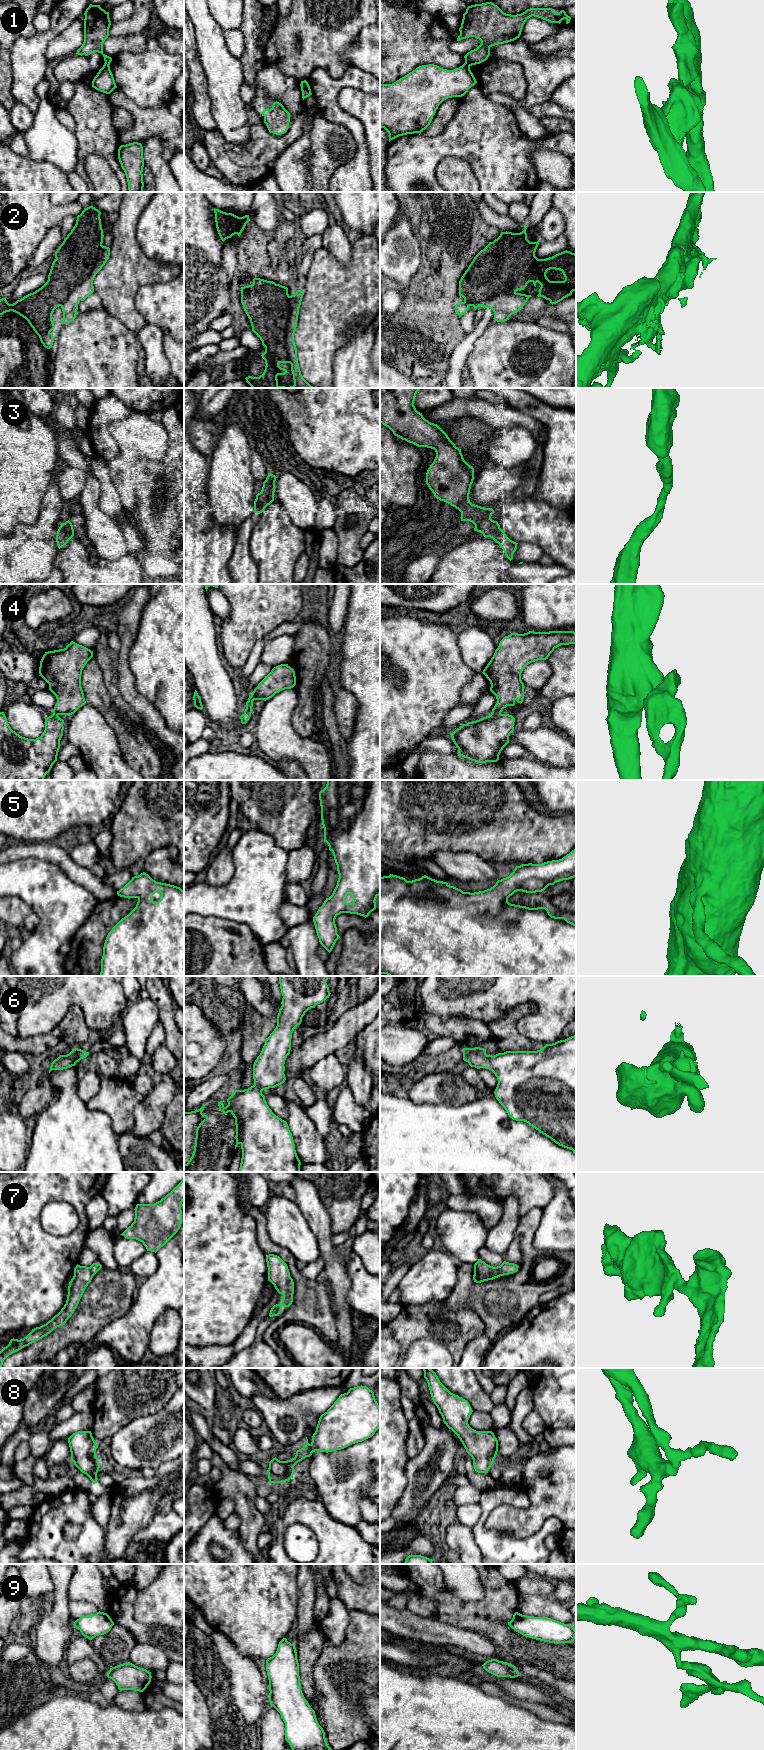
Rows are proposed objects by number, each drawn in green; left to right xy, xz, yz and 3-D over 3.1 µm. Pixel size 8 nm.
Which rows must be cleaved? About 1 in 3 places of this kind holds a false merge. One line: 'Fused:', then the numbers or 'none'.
Fused: 1

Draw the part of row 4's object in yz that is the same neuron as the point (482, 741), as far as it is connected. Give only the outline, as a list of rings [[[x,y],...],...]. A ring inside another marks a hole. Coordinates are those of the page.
[[[529,631],[524,634],[511,633],[505,636],[482,672],[490,681],[490,691],[496,696],[497,703],[489,716],[463,724],[450,733],[458,748],[457,754],[477,763],[497,762],[501,751],[509,743],[509,736],[514,731],[515,722],[512,715],[501,712],[507,706],[514,706],[516,701],[520,704],[523,702],[525,688],[521,680],[523,669],[532,662],[548,659],[555,648],[569,644],[576,644],[574,631]]]

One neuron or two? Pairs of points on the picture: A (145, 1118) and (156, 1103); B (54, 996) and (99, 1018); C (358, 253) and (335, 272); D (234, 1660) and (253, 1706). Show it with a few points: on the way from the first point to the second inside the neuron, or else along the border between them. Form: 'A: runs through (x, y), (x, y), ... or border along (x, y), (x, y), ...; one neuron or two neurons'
A: runs through (149, 1114), (152, 1107); one neuron
B: runs through (65, 996), (77, 996), (88, 1007); one neuron
C: runs through (358, 260), (346, 272), (342, 272); one neuron
D: runs through (240, 1671), (245, 1687), (250, 1695); one neuron

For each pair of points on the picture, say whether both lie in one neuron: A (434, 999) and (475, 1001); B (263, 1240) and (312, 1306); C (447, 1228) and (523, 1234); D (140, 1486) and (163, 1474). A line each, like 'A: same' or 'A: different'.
A: same
B: same
C: different
D: same

